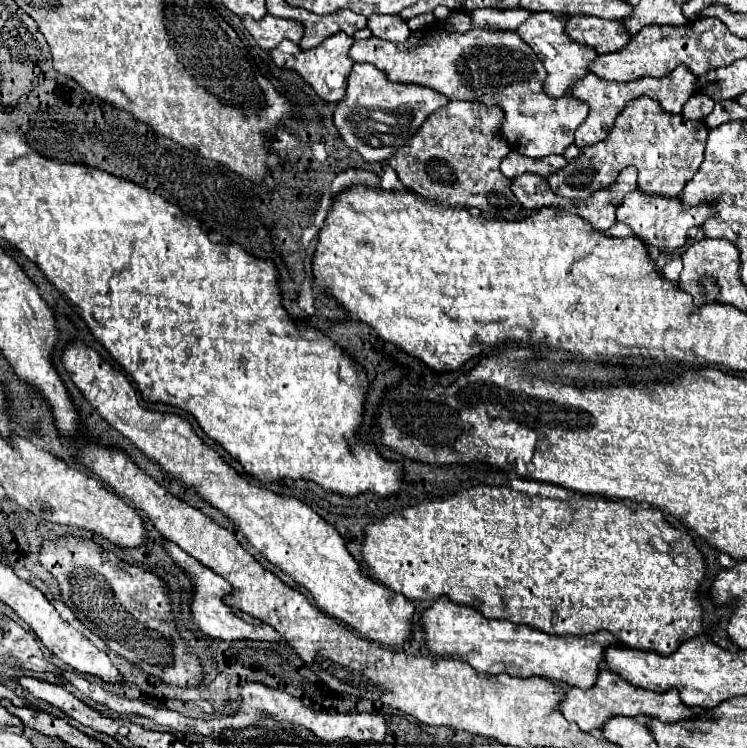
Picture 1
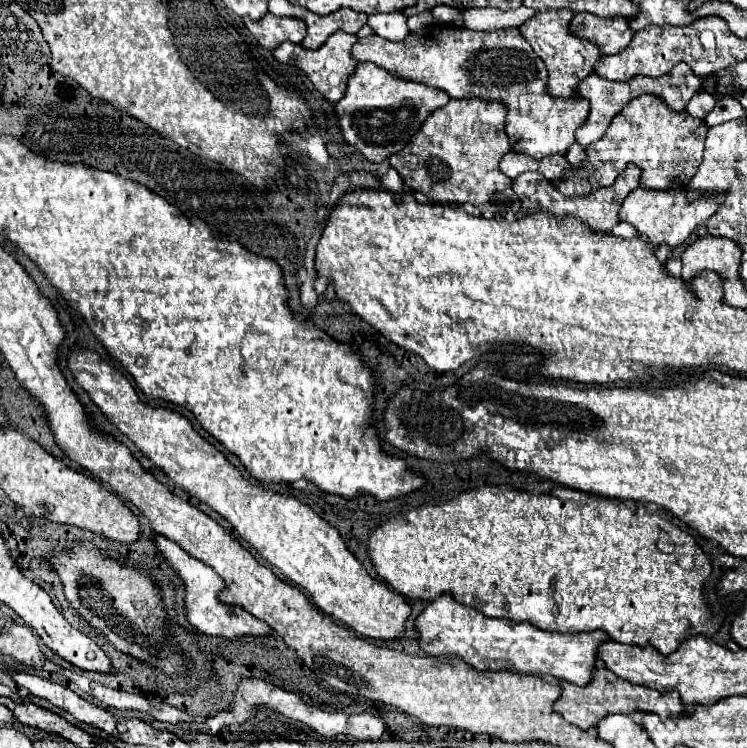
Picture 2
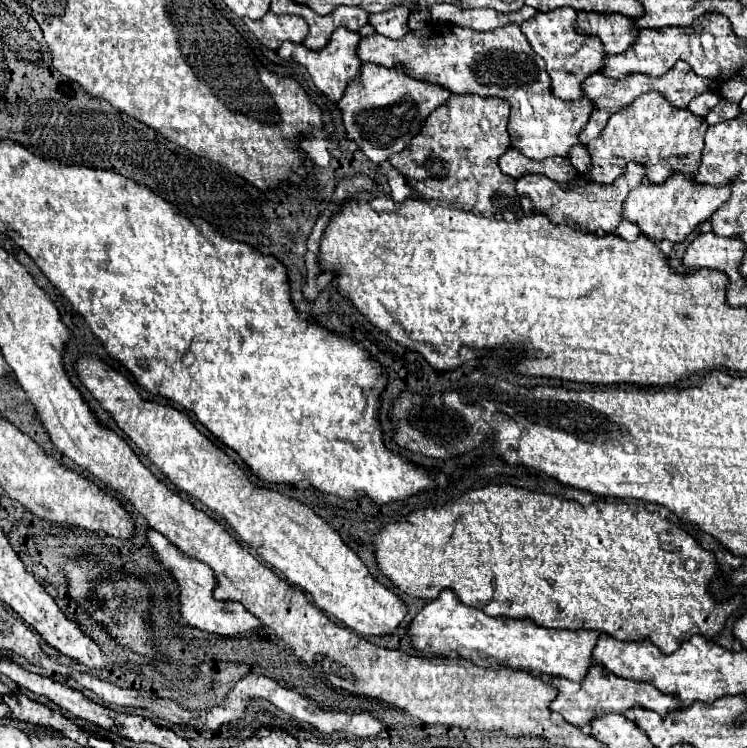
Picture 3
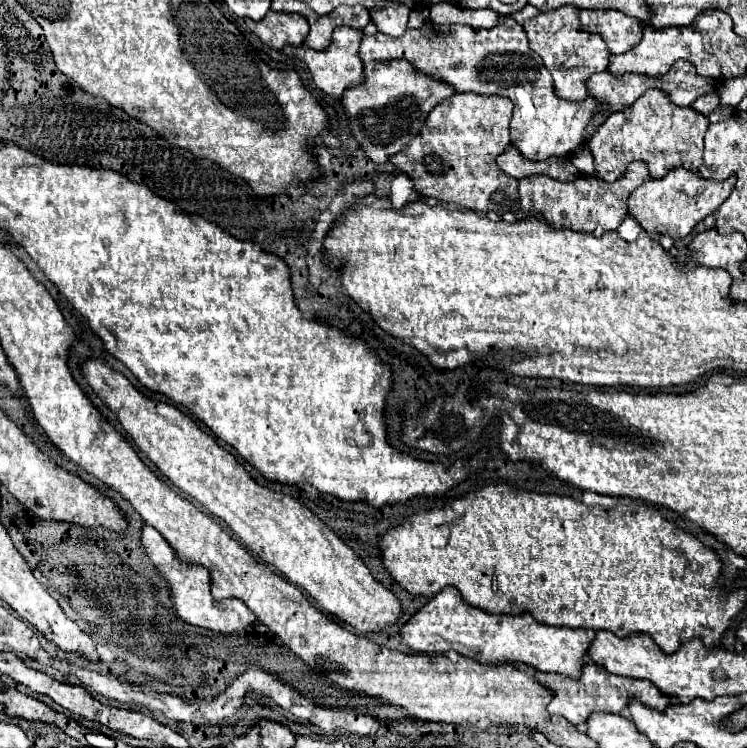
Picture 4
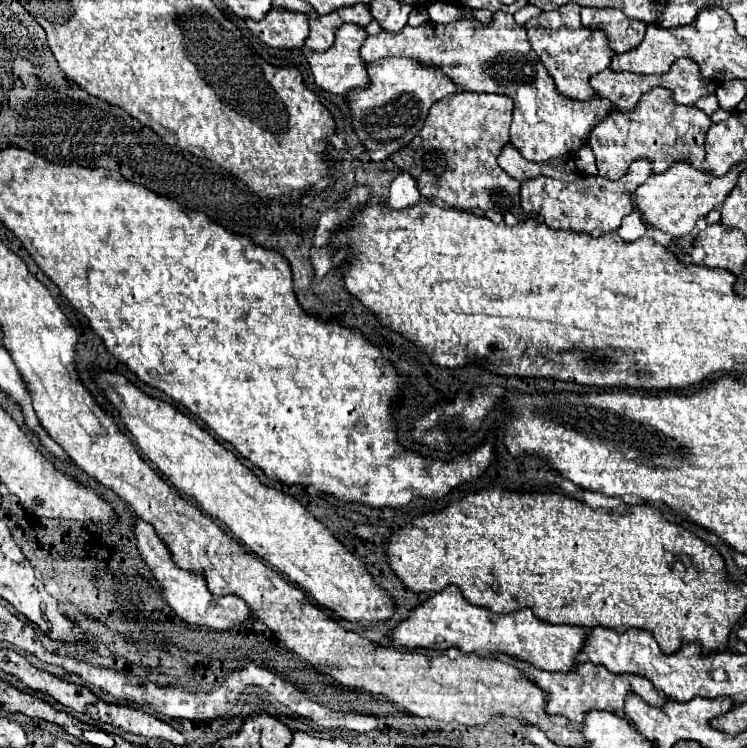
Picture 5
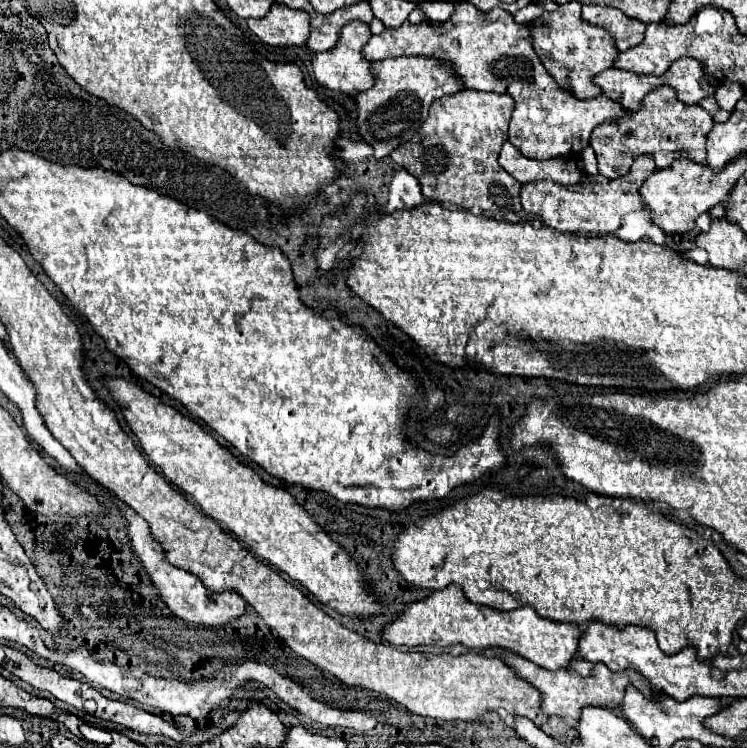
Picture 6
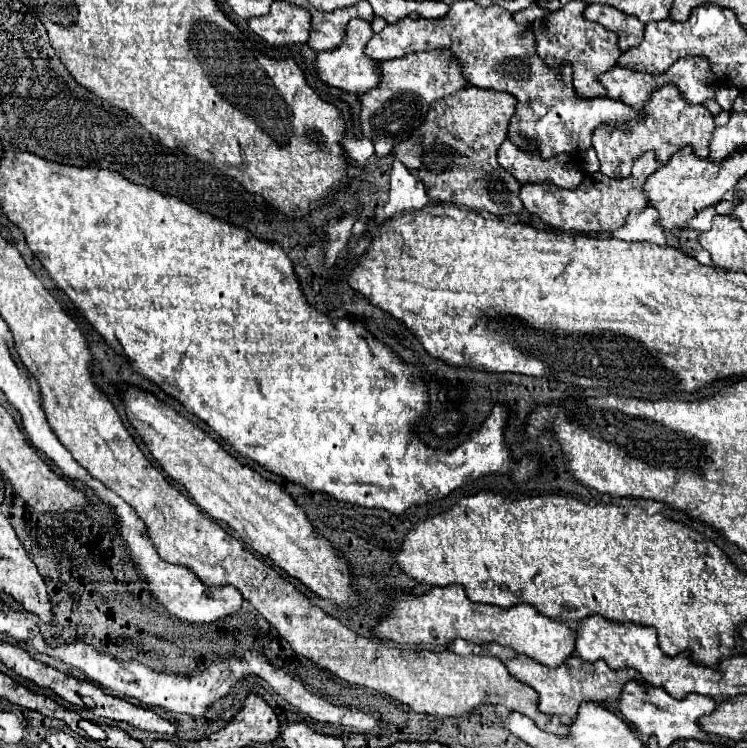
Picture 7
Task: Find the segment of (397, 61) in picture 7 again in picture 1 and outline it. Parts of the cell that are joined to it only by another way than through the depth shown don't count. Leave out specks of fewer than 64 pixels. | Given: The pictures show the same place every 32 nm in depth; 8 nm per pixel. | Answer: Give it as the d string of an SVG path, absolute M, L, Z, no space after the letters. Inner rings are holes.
M356 64L348 76L346 96L336 104L334 124L342 140L358 150L364 160L380 162L398 152L422 126L426 116L444 104L448 104L448 98L440 96L440 92L432 92L432 88L420 84L392 84L392 80L372 64Z

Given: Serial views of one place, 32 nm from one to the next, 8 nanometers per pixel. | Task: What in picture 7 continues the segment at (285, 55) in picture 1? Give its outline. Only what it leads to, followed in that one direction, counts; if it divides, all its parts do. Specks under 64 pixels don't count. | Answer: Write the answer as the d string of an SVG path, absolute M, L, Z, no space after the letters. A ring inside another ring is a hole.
M358 18L350 20L348 28L346 28L346 40L342 42L342 46L336 50L318 54L316 72L318 72L320 80L324 80L330 86L342 88L346 92L356 92L356 94L364 94L370 88L376 88L376 84L380 84L380 66L376 60L372 60L364 54L364 48L372 36L374 36L374 30L372 30L370 22L364 22Z

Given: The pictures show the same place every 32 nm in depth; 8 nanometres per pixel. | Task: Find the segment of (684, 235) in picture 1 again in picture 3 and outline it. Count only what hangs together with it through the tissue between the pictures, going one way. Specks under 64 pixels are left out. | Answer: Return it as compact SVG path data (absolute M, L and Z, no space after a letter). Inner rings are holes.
M682 172L672 174L664 184L642 182L634 188L624 202L624 218L632 220L640 226L642 234L656 240L672 240L682 242L698 224L710 218L720 204L728 200L728 188L712 188L712 184L692 184L692 176L684 176Z

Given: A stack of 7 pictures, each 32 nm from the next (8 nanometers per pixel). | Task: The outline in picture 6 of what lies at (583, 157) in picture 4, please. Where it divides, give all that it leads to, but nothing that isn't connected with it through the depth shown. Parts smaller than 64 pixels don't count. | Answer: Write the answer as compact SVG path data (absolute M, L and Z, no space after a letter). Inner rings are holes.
M586 147L579 154L580 159L577 161L578 168L585 174L598 174L597 158L592 147Z

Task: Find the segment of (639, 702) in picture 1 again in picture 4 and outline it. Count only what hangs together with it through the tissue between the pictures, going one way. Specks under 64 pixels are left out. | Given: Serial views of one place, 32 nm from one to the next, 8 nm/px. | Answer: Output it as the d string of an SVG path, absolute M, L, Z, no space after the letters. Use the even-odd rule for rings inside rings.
M588 662L584 668L582 668L582 674L578 680L572 680L570 676L560 676L560 674L546 674L546 672L536 672L536 670L530 670L532 676L536 676L536 680L548 688L554 698L552 702L548 704L548 712L550 714L560 714L564 716L566 720L570 720L572 724L582 724L586 722L586 718L592 714L592 712L614 712L618 714L620 710L626 708L628 700L630 698L638 698L642 700L646 706L654 708L654 710L660 710L664 712L664 708L672 702L670 696L664 696L656 686L652 686L648 680L640 680L640 678L628 678L628 676L614 676L614 674L608 674L604 670L604 666L596 666L592 662Z

